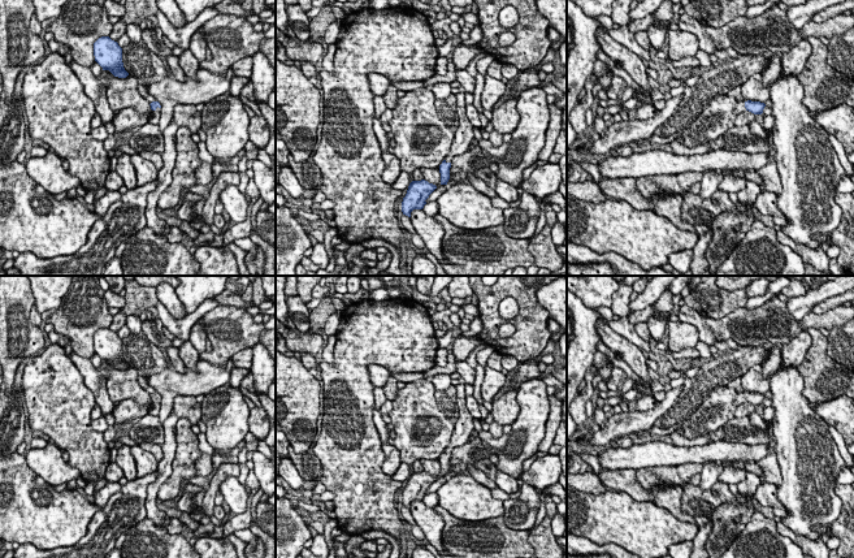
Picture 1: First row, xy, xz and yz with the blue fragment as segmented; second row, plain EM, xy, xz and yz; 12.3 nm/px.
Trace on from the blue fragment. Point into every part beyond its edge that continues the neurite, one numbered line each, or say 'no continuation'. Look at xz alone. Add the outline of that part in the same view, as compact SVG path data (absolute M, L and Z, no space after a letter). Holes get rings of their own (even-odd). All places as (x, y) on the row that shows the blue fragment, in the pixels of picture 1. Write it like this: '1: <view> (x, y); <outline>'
1: xz (464, 134); M458 92L456 96L456 113L459 116L459 127L455 133L451 150L446 156L446 163L451 163L454 156L461 155L468 151L471 142L474 138L473 126L467 117L465 111L465 92Z

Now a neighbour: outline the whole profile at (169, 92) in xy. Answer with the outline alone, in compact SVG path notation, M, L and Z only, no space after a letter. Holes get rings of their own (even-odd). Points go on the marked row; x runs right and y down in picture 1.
M200 68L196 72L195 79L186 75L183 81L177 81L169 75L159 82L144 83L148 87L148 92L161 105L159 118L160 131L162 133L173 120L177 104L205 104L226 94L230 90L233 77L233 68L229 68L224 75L217 75Z

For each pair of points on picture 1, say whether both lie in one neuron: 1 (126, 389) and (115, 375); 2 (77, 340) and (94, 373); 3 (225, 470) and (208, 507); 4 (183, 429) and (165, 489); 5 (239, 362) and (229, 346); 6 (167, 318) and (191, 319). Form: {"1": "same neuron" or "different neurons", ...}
{"1": "same neuron", "2": "different neurons", "3": "same neuron", "4": "same neuron", "5": "different neurons", "6": "same neuron"}

